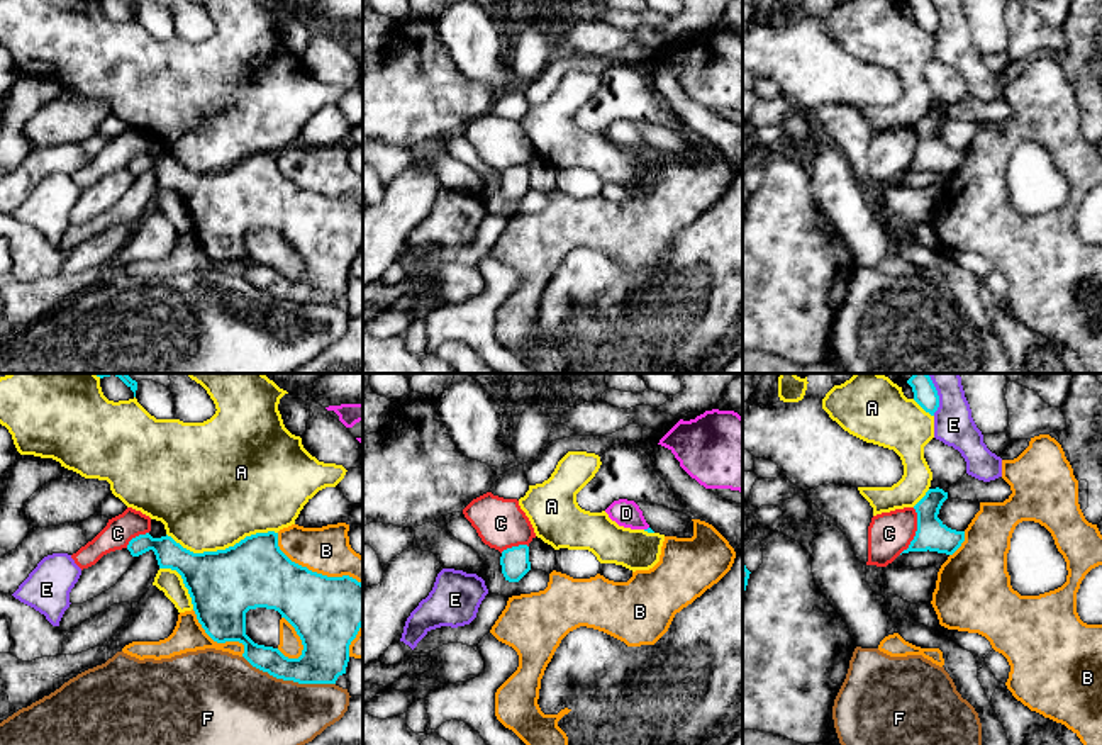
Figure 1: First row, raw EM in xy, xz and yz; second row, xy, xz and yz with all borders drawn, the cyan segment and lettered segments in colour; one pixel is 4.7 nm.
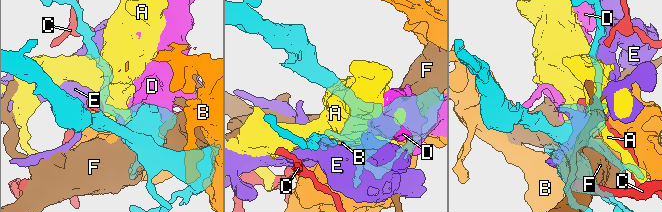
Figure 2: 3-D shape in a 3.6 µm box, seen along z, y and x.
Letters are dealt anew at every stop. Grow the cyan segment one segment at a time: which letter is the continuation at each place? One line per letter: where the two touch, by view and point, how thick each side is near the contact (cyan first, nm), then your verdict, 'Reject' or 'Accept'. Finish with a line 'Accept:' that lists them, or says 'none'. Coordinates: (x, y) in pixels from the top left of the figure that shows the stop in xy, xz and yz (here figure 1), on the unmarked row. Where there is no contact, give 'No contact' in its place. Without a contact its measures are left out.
A: Touches cyan at xy (221, 170). Thickness 320 nm (cyan) against 480 nm. Reject
B: Touches cyan at xy (314, 192). Thickness 340 nm (cyan) against 220 nm. Reject
C: Touches cyan at yz (916, 151). Thickness 150 nm (cyan) against 200 nm. Reject
D: Touches cyan at xz (648, 148). Thickness 20 nm (cyan) against 130 nm. Reject
E: Touches cyan at yz (938, 17). Thickness 110 nm (cyan) against 190 nm. Reject
F: Touches cyan at xy (289, 299). Thickness 220 nm (cyan) against 460 nm. Reject
Accept: none

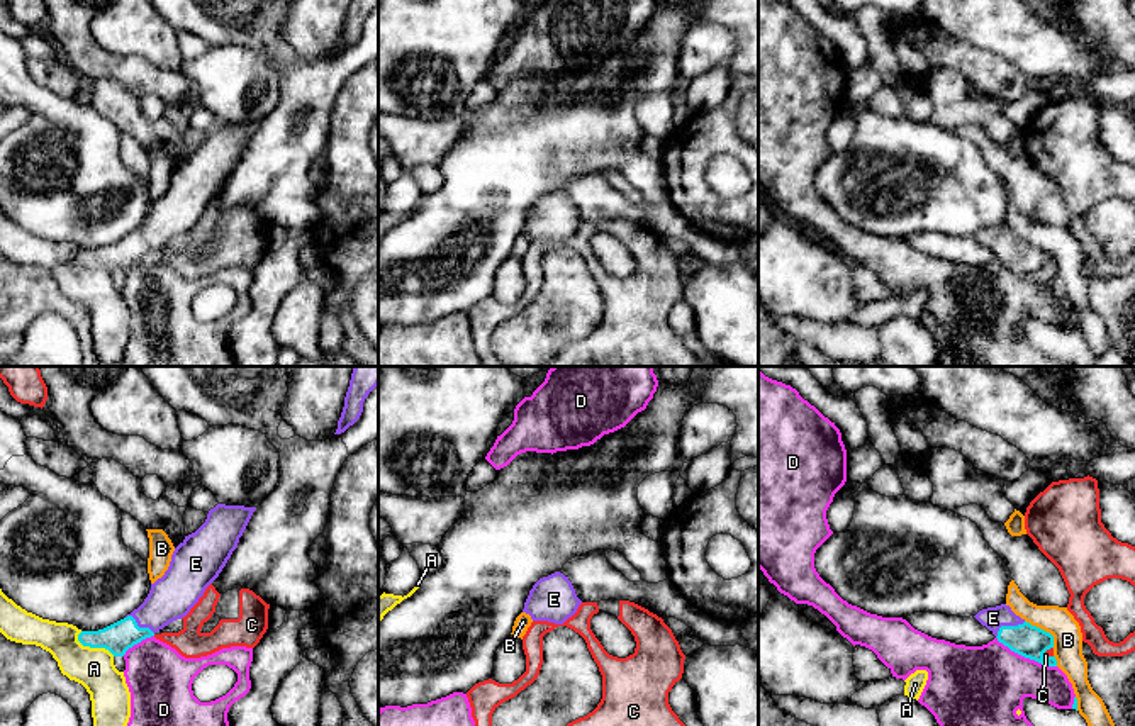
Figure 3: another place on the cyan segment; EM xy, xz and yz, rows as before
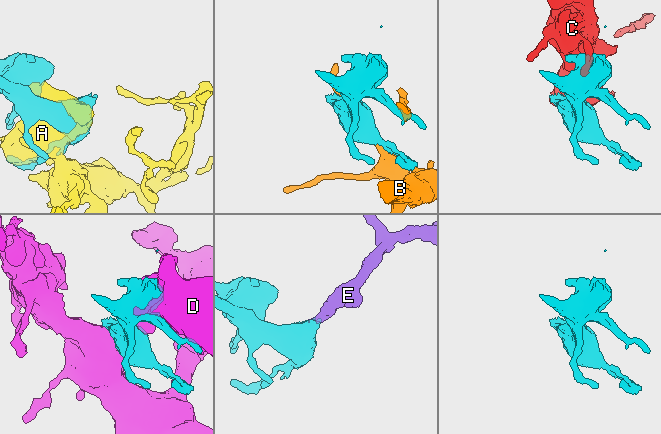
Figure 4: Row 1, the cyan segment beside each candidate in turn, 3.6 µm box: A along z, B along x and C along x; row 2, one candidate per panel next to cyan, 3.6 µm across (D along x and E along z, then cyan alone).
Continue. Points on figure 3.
A: Touches cyan at xy (94, 267). Thickness 150 nm (cyan) against 190 nm. Reject
B: Touches cyan at yz (1042, 250). Thickness 160 nm (cyan) against 140 nm. Reject
C: Touches cyan at yz (1045, 270). Thickness 160 nm (cyan) against 40 nm. Reject
D: Touches cyan at yz (1025, 277). Thickness 160 nm (cyan) against 400 nm. Reject
E: Touches cyan at yz (1008, 246). Thickness 160 nm (cyan) against 110 nm. Accept
Accept: E

